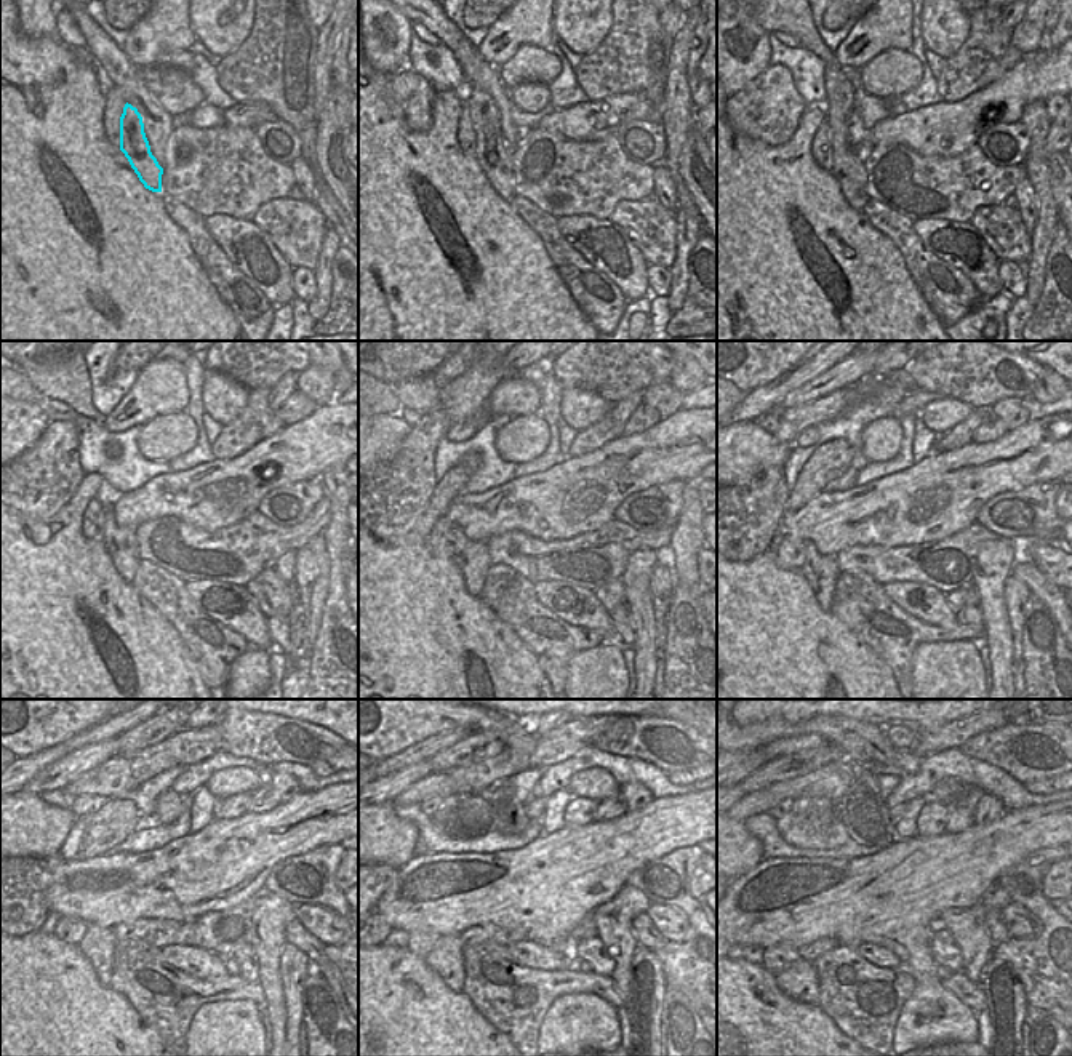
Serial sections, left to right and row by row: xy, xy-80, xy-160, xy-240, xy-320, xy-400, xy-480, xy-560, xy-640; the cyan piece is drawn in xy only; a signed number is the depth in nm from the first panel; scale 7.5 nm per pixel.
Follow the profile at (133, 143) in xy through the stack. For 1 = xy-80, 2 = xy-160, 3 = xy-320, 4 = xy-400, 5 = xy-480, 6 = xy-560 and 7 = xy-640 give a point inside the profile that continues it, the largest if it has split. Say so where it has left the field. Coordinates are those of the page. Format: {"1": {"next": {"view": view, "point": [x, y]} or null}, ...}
{"1": {"next": {"view": "xy-80", "point": [493, 157]}}, "2": {"next": {"view": "xy-160", "point": [847, 167]}}, "3": {"next": {"view": "xy-320", "point": [472, 559]}}, "4": {"next": {"view": "xy-400", "point": [821, 572]}}, "5": {"next": {"view": "xy-480", "point": [98, 943]}}, "6": {"next": {"view": "xy-560", "point": [447, 959]}}, "7": {"next": {"view": "xy-640", "point": [799, 981]}}}

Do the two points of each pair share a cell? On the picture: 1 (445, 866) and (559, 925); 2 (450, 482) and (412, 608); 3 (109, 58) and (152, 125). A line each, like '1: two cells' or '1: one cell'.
1: one cell
2: one cell
3: one cell

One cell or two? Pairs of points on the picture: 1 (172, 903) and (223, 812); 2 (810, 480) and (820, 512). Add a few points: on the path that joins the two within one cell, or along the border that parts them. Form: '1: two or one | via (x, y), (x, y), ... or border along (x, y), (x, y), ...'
1: two | border along (247, 812), (239, 816), (215, 820)
2: two | border along (821, 492), (800, 508), (784, 512)

